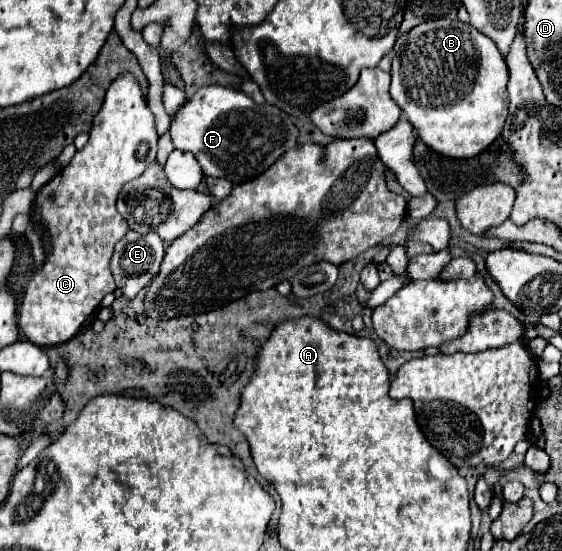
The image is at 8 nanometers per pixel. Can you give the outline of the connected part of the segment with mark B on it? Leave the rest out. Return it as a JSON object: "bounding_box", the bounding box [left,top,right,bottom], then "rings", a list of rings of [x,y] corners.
{"bounding_box":[391,18,507,158],"rings":[[[435,18],[417,24],[405,34],[397,34],[393,46],[391,96],[407,114],[409,122],[419,132],[419,138],[439,154],[449,158],[473,158],[481,154],[503,130],[507,118],[507,64],[495,42],[457,18]]]}

